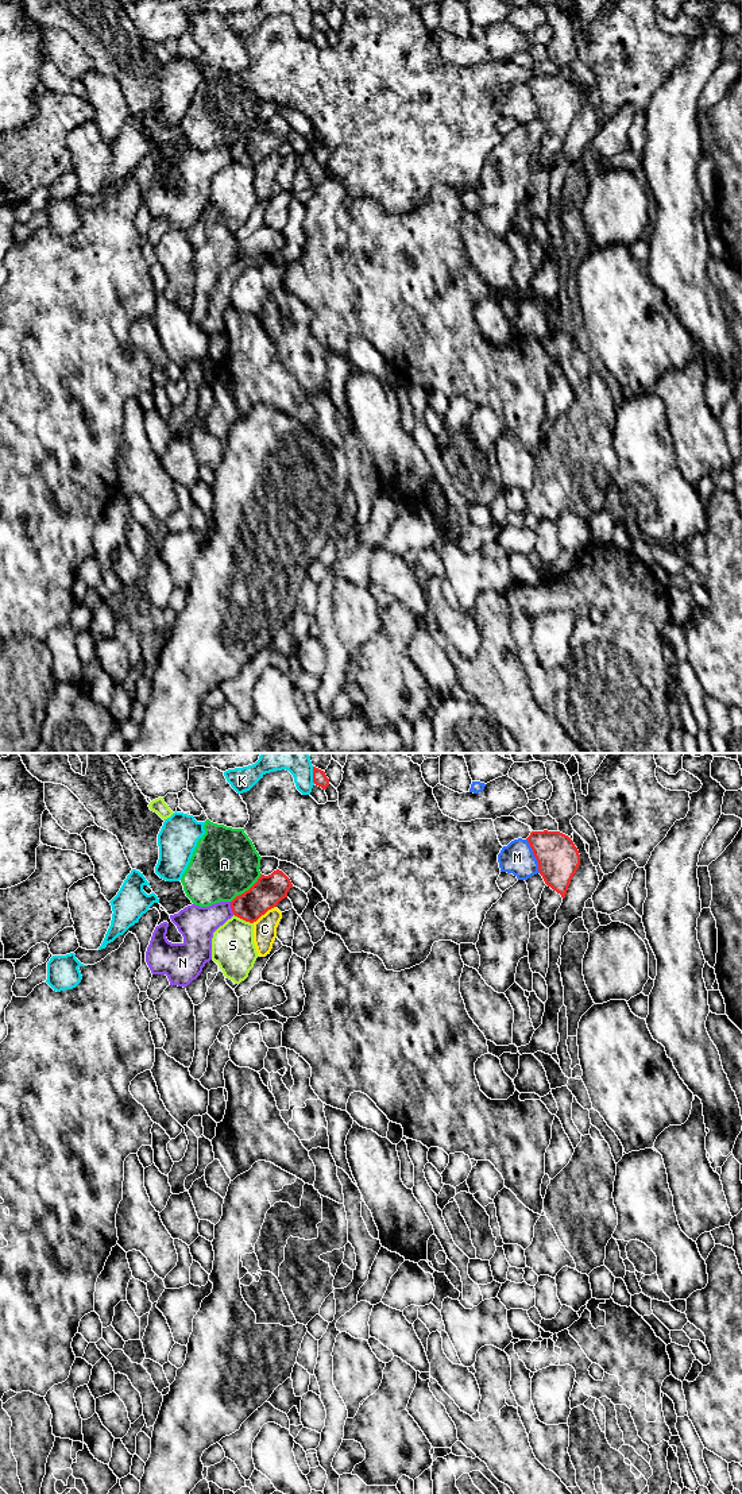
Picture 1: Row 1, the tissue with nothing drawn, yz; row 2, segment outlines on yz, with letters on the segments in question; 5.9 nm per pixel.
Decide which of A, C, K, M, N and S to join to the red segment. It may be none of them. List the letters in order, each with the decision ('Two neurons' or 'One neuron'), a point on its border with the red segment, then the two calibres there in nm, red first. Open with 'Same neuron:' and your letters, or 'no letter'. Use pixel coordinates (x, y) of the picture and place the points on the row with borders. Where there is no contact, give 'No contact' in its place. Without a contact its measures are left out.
Same neuron: no letter
A: Two neurons. Touches red at yz (248, 890). Thickness 180 nm (red) against 400 nm
C: Two neurons. Touches red at yz (263, 914). Thickness 180 nm (red) against 140 nm
K: Two neurons. Touches red at yz (313, 775). Thickness 90 nm (red) against 200 nm
M: Two neurons. Touches red at yz (534, 856). Thickness 240 nm (red) against 190 nm
N: Two neurons. Touches red at yz (231, 907). Thickness 180 nm (red) against 220 nm
S: Two neurons. Touches red at yz (243, 919). Thickness 180 nm (red) against 260 nm

